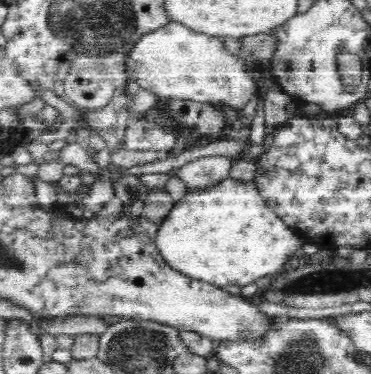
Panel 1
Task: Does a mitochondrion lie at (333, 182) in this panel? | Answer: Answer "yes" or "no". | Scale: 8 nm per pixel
no

